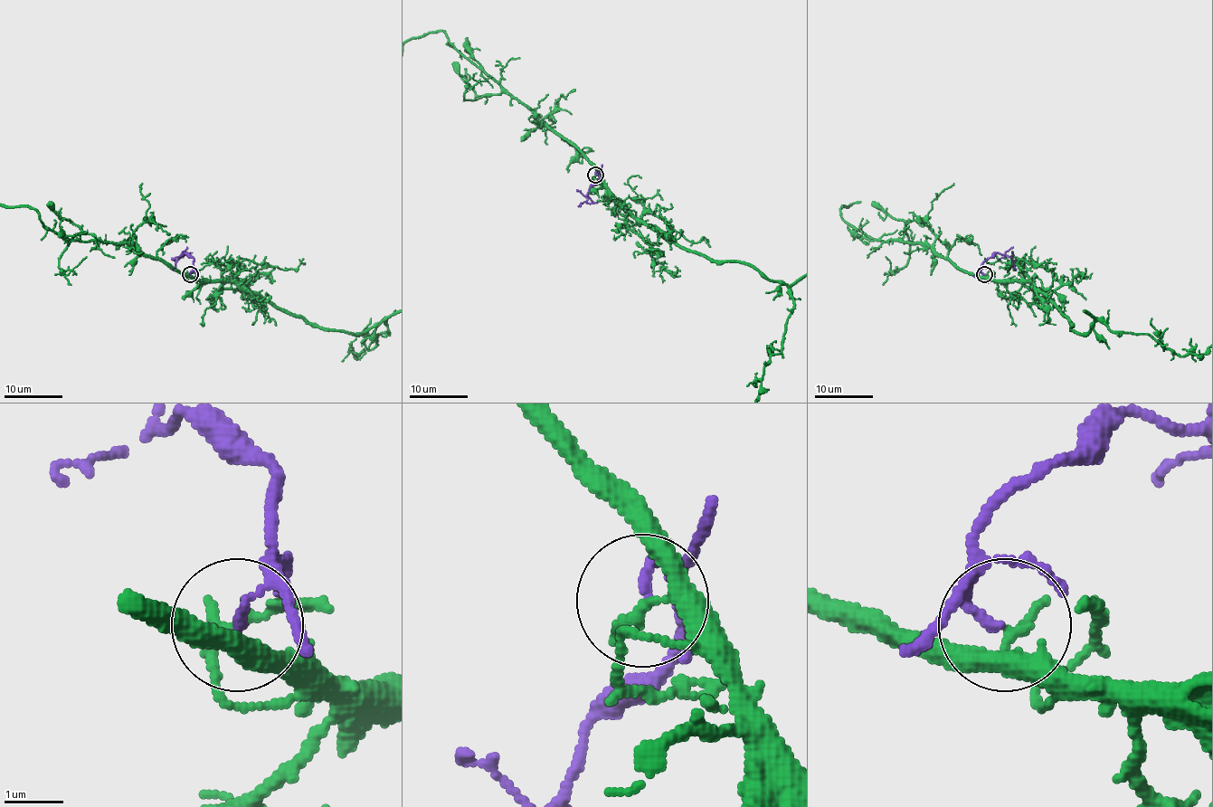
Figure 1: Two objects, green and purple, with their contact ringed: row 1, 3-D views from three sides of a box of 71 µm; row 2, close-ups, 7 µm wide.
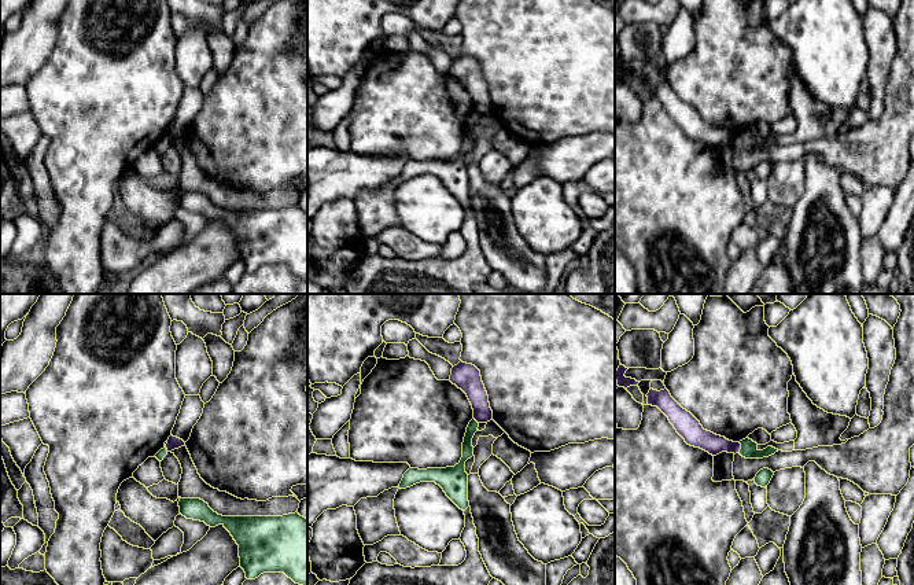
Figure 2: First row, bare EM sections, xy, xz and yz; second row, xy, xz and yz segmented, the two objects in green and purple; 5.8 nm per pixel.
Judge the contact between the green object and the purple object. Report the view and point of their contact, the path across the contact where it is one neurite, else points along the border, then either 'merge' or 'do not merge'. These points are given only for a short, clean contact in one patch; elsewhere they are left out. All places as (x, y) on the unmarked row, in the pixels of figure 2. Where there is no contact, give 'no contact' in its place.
contact xy (165, 139); border xy (168, 133), (166, 143); do not merge

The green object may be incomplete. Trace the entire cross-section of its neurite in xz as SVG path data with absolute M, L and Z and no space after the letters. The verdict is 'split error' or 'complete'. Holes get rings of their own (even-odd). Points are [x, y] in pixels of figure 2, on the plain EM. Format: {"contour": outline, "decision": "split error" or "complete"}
{"contour": "M472 111L467 119L462 135L462 150L458 157L446 161L409 161L403 166L398 180L406 181L420 174L435 174L460 202L465 203L469 199L465 154L473 148L472 130L478 124L478 119L479 115Z", "decision": "complete"}

